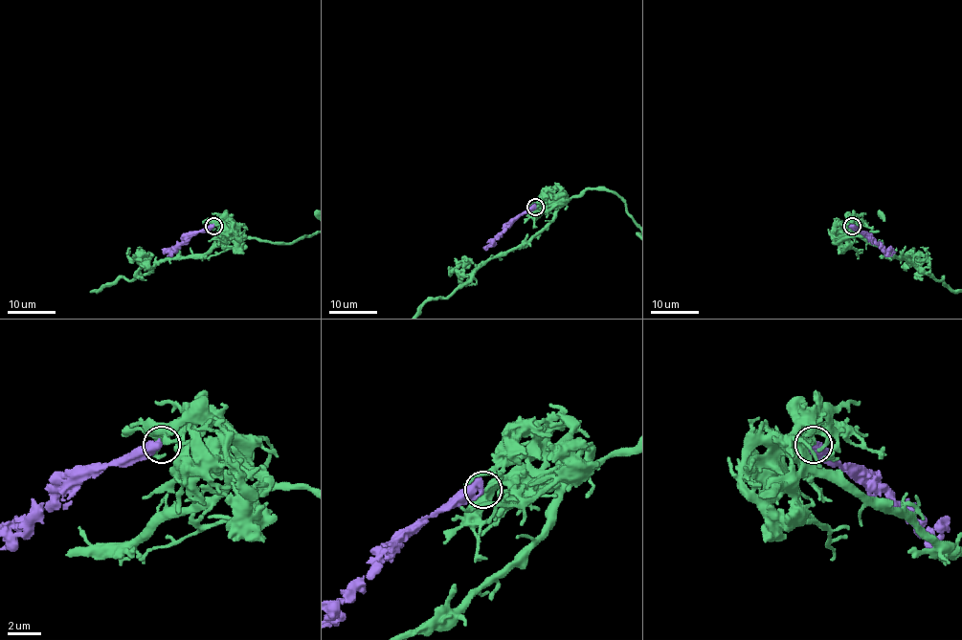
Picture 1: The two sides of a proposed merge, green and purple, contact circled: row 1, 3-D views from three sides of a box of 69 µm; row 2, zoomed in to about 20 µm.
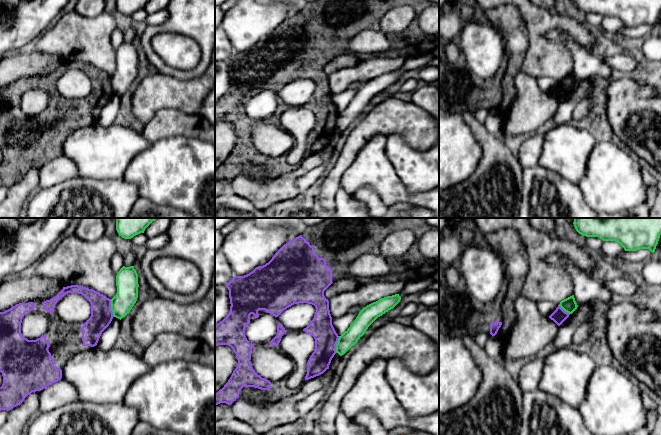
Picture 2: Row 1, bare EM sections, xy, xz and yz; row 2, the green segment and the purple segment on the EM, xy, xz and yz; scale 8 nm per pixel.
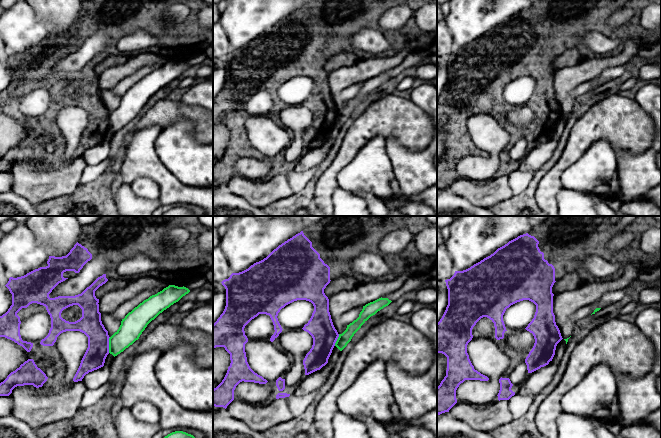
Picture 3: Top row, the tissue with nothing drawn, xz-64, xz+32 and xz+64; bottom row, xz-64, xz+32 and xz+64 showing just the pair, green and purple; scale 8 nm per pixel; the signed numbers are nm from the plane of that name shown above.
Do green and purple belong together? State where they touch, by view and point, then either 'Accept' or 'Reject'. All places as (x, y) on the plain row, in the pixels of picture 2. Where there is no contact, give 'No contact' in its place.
Touches green at xy (111, 84). Reject

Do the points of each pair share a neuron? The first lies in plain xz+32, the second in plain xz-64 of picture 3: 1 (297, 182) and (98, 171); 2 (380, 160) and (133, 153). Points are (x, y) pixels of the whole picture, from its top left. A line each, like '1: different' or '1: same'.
1: same
2: same

